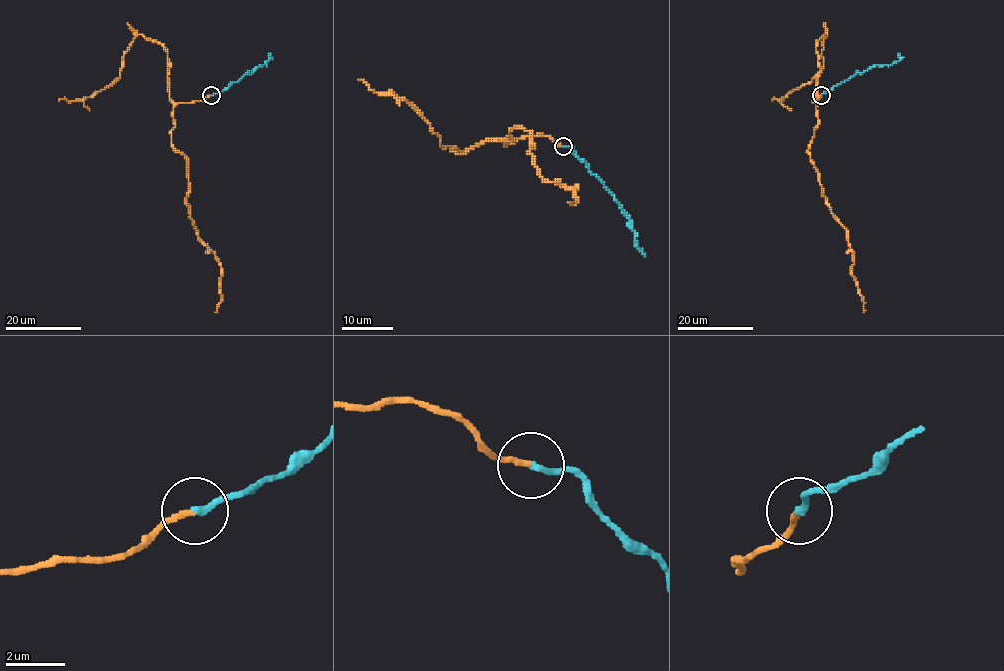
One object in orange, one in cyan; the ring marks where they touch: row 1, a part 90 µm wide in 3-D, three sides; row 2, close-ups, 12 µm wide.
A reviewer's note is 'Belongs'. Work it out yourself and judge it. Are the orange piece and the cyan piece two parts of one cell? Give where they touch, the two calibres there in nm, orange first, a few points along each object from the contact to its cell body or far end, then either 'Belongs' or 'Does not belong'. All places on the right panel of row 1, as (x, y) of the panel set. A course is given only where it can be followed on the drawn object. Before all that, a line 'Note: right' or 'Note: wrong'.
Note: right
Place: (821, 95). Thickness 180 nm (orange) against 240 nm. Course of orange: (821, 96), (813, 101), (818, 124), (808, 154), (826, 203), (848, 232), (853, 255), (851, 274), (864, 312). Course of cyan: (821, 95), (875, 65), (892, 64), (900, 58), (898, 54). Belongs

